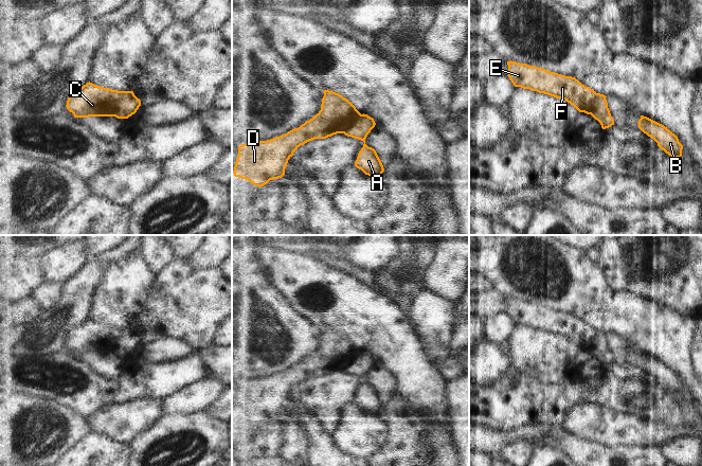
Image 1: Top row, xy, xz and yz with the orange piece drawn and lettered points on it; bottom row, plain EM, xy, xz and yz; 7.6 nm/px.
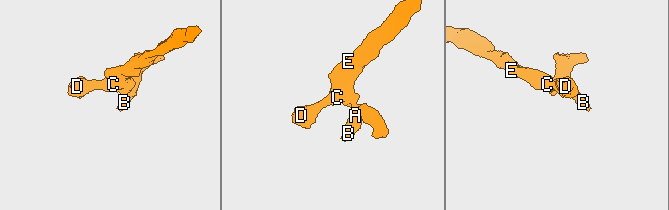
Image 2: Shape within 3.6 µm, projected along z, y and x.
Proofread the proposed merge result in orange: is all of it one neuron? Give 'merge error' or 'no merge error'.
merge error

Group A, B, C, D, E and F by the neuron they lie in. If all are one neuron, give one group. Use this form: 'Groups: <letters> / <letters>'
Groups: A B / C D E F

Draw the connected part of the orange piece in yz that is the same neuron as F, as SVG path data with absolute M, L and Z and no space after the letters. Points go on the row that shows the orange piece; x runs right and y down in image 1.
M507 61L508 77L515 87L563 98L579 112L593 114L596 92L572 76L564 76L527 64Z

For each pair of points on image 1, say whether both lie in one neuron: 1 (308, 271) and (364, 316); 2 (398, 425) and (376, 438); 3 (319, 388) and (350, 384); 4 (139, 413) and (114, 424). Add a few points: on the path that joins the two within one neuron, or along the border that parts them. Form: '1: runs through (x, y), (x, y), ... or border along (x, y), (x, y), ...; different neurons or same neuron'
1: runs through (322, 281), (329, 281), (350, 302); same neuron
2: border along (380, 414), (388, 426), (388, 441), (376, 453); different neurons
3: runs through (326, 388), (343, 388); same neuron
4: runs through (132, 418), (121, 423); same neuron

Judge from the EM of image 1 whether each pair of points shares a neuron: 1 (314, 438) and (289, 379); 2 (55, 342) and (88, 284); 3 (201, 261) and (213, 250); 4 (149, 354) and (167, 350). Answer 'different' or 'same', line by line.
1: different
2: same
3: same
4: same

